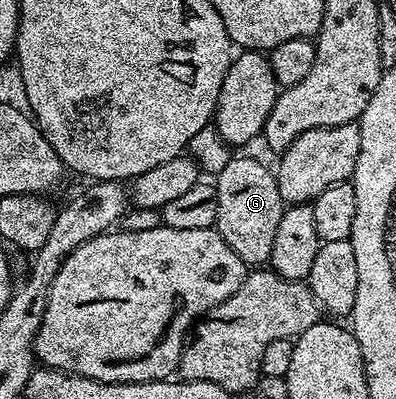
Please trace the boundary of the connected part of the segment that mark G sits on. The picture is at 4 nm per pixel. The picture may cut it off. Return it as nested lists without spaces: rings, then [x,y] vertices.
[[[230,157],[227,168],[215,175],[217,187],[217,199],[219,200],[219,212],[217,213],[217,225],[215,229],[223,240],[227,240],[227,248],[239,256],[239,260],[245,262],[246,267],[261,268],[268,263],[271,256],[271,248],[275,244],[275,231],[279,229],[279,220],[283,220],[283,212],[287,204],[281,199],[277,175],[272,169],[269,170],[257,158]]]

